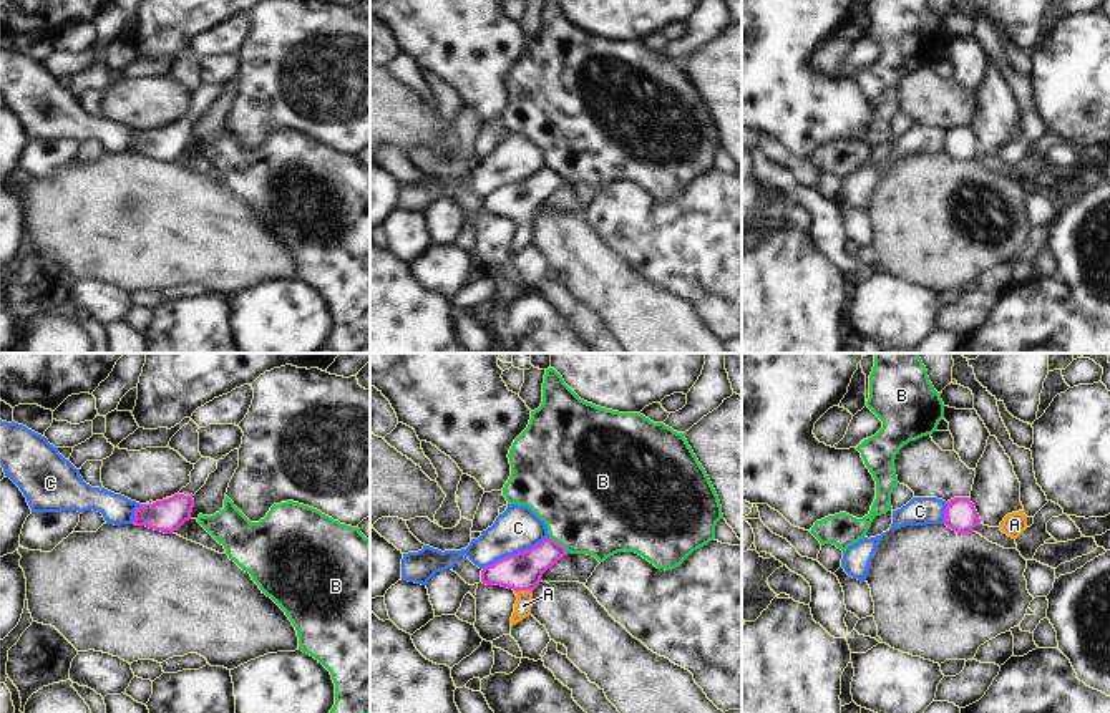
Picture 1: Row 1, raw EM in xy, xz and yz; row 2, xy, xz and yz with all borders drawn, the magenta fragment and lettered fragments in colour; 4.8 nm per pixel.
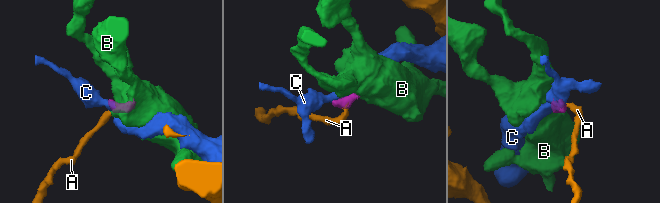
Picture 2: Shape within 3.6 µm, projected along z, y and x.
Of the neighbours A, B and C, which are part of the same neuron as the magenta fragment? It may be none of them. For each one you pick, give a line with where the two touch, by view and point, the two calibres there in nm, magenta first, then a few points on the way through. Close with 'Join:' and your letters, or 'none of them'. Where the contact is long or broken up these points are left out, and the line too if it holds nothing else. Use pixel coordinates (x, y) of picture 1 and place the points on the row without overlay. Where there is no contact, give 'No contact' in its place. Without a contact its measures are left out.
A: Touches magenta at xz (523, 218). Thickness 190 nm (magenta) against 80 nm. Path across: xz (523, 199), (523, 218), (523, 234)
Join: A

